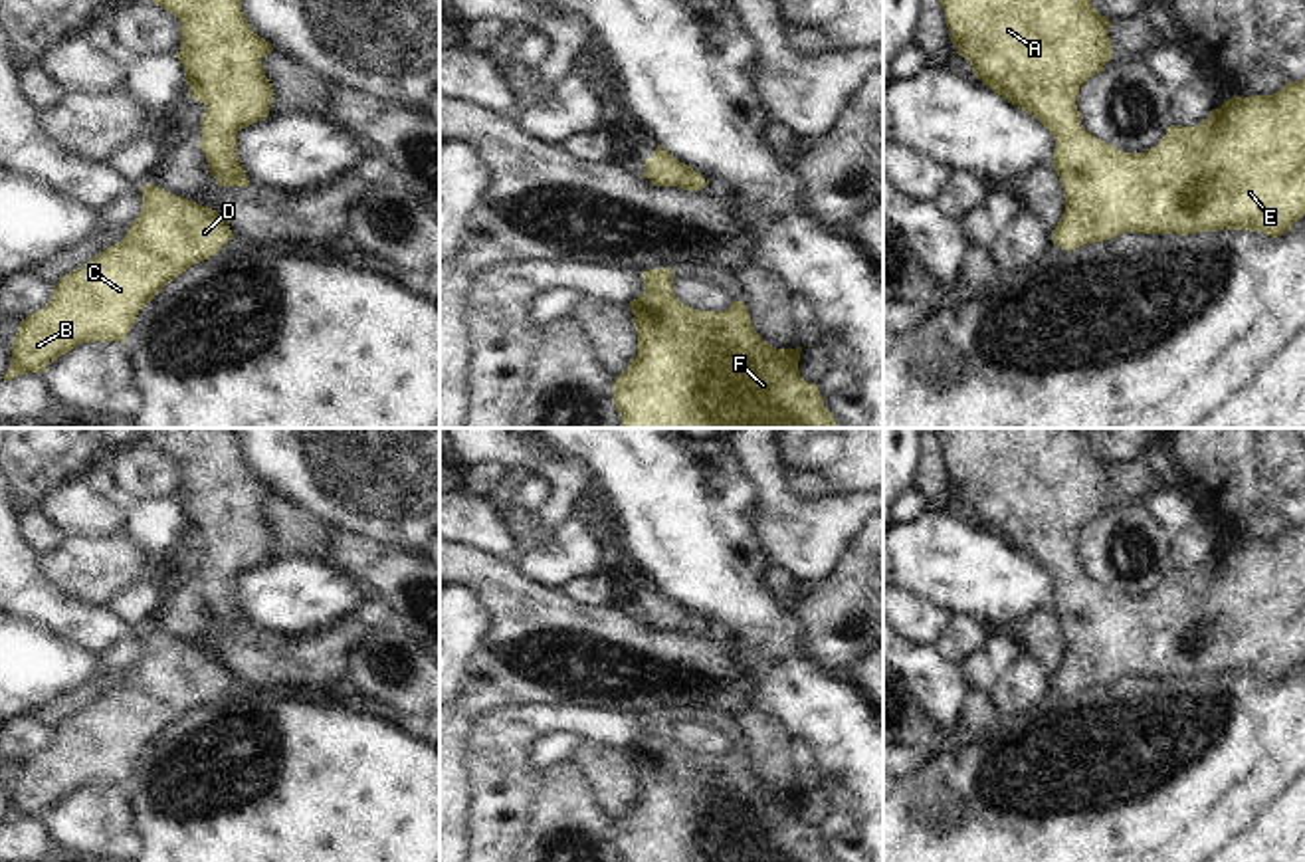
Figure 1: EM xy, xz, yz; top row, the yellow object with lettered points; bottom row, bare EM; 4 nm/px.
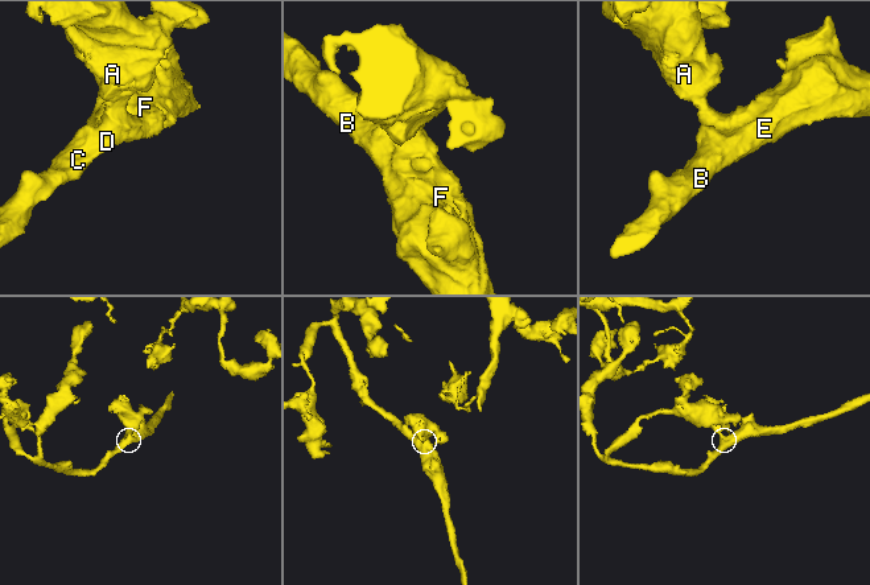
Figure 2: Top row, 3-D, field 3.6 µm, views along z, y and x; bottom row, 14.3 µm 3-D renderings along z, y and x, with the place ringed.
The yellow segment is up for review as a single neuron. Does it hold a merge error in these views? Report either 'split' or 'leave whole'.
leave whole

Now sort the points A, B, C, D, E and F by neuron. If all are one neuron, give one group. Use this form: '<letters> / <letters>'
A B C D E F

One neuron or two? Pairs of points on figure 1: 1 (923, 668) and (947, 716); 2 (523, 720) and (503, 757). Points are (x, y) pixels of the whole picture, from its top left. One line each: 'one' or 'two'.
1: one
2: one

